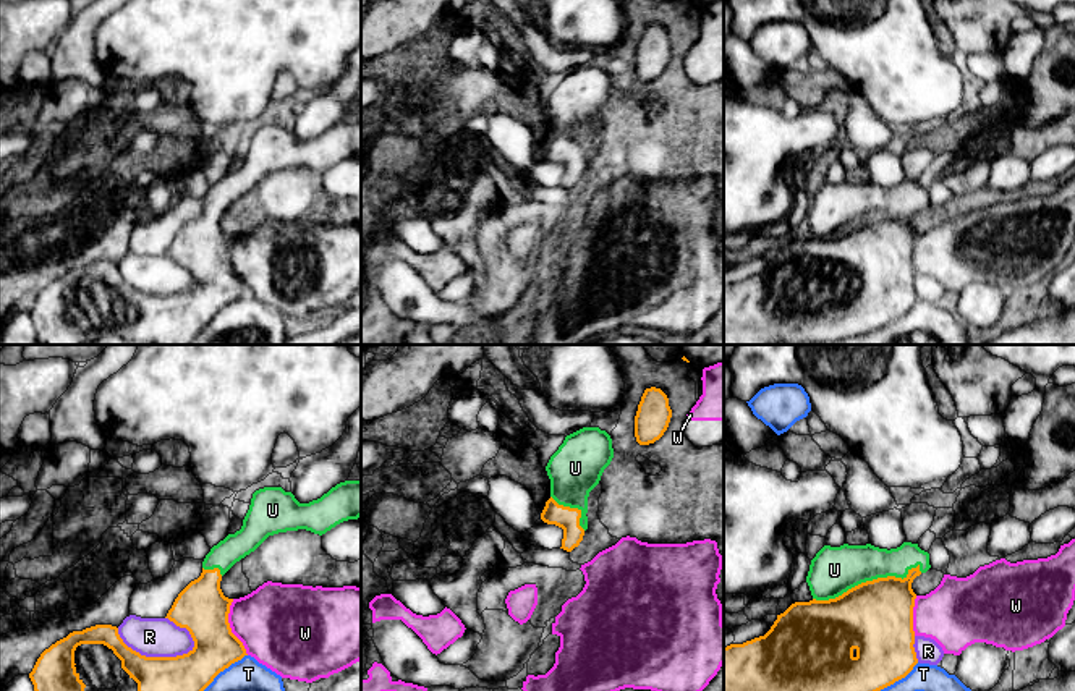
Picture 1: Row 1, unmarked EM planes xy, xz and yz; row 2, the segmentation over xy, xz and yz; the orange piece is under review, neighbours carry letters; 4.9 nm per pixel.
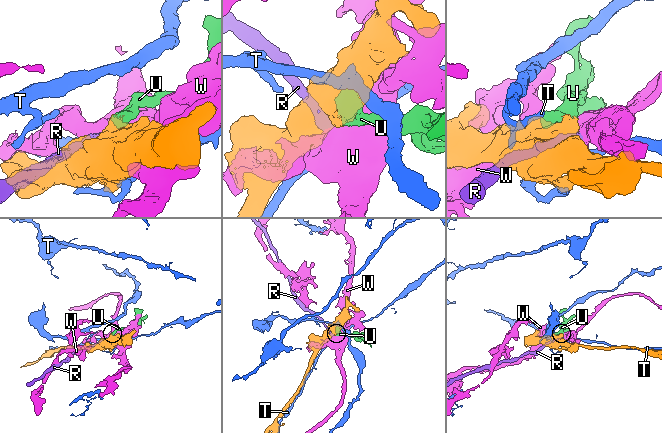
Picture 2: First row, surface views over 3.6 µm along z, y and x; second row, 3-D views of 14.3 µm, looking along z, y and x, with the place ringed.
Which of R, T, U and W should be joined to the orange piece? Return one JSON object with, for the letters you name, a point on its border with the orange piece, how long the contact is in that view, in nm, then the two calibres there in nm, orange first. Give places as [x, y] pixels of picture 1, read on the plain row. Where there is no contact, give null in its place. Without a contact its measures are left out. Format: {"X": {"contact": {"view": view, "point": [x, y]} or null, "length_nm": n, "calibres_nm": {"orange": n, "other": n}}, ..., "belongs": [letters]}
{"U": {"contact": {"view": "yz", "point": [866, 219]}, "length_nm": 550, "calibres_nm": {"orange": 360, "other": 240}}, "belongs": ["U"]}

